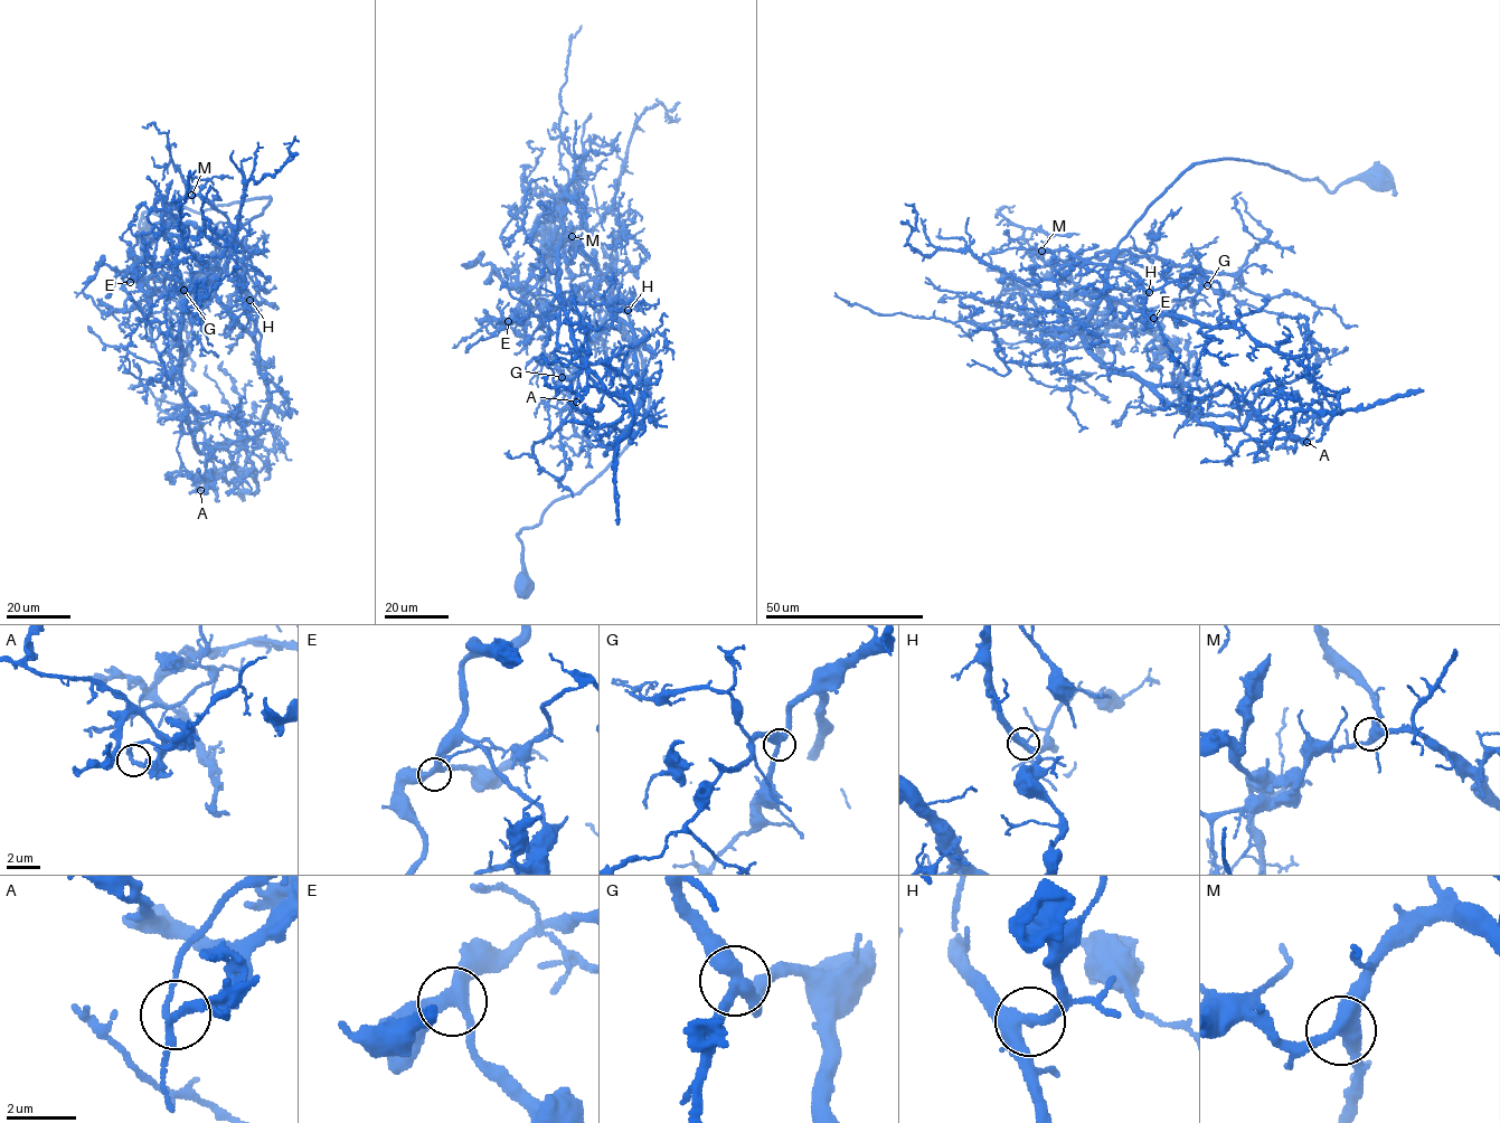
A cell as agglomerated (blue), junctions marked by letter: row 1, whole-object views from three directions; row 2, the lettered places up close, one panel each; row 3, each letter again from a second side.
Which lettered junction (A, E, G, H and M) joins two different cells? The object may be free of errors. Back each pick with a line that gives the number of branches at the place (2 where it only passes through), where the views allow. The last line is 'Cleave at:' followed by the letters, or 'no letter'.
A: 3
Cleave at: A

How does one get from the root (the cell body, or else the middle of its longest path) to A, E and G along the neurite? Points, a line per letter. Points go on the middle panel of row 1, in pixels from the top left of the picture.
A: (520, 585), (517, 532), (600, 473), (649, 405), (607, 282), (566, 239), (553, 354), (586, 371), (576, 402)
E: (520, 585), (517, 532), (621, 453), (649, 384), (610, 301), (585, 285), (553, 312), (544, 301), (508, 321)
G: (520, 585), (517, 532), (600, 473), (634, 436), (649, 405), (641, 352), (610, 301), (582, 364), (562, 377)

